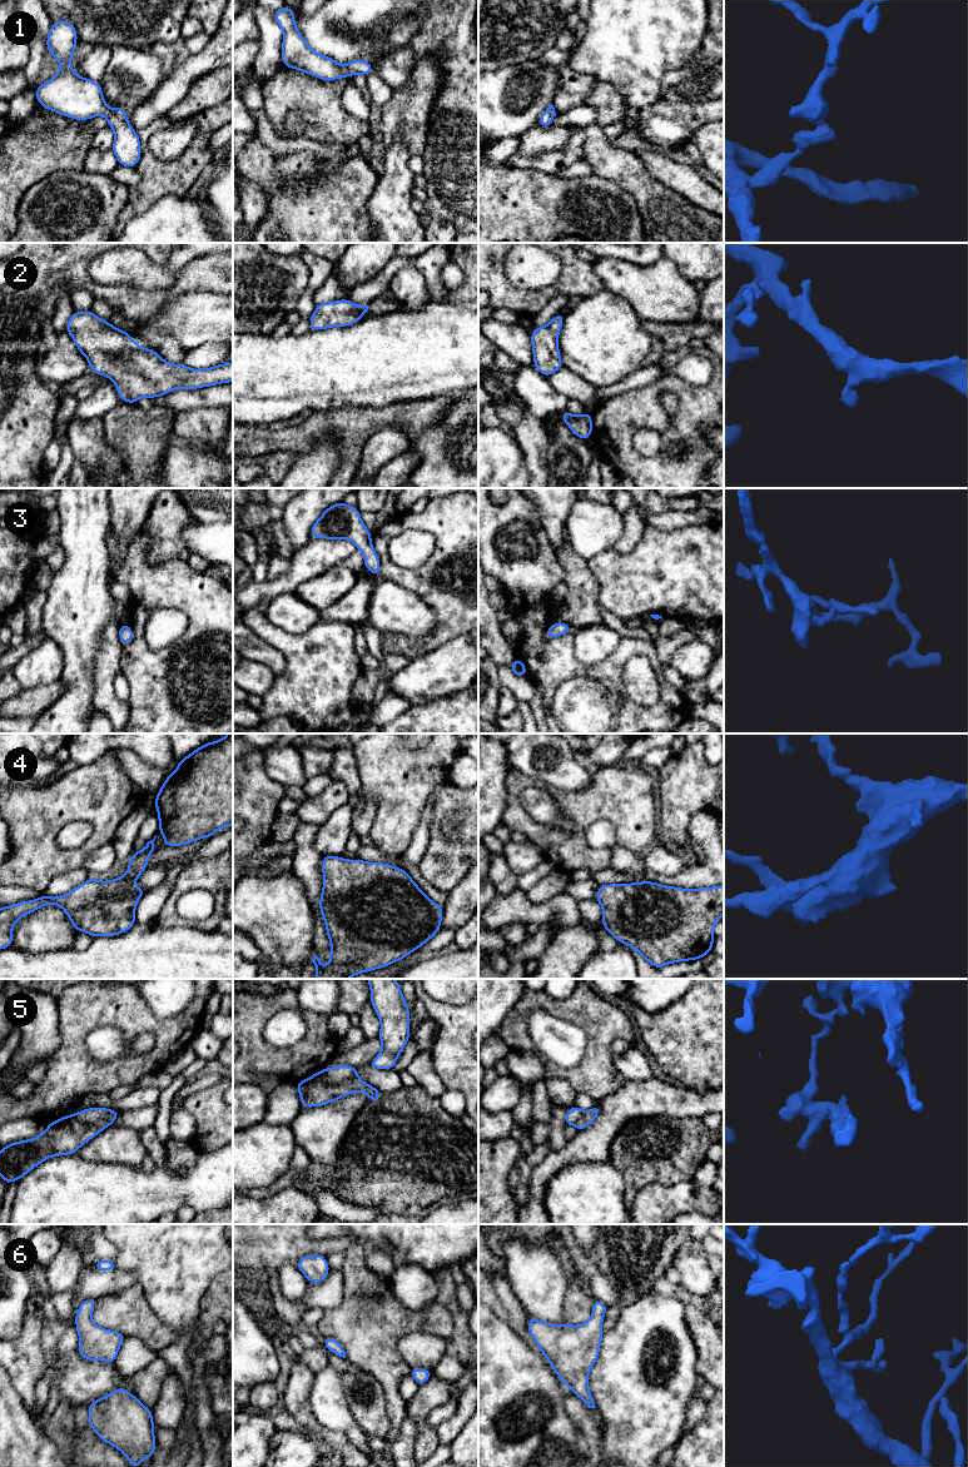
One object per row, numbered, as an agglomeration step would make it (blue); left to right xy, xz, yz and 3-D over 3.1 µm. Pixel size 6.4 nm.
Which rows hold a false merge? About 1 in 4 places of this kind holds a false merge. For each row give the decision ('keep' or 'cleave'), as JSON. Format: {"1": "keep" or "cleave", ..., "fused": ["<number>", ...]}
{"1": "keep", "2": "keep", "3": "keep", "4": "keep", "5": "cleave", "6": "keep", "fused": ["5"]}

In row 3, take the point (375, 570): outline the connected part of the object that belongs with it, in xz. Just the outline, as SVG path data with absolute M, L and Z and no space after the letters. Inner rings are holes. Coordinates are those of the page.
M337 502L329 506L314 522L309 536L312 539L352 541L363 553L364 568L378 576L381 573L379 557L371 543L372 533L363 524L359 513L357 507Z

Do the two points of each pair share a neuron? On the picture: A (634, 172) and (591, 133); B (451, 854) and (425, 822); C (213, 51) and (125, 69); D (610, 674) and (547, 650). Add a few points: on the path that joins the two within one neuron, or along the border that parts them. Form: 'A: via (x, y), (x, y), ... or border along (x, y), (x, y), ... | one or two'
A: via (623, 167), (600, 144) | one
B: border along (431, 795), (413, 833), (411, 844), (406, 849) | two
C: border along (167, 74), (148, 98) | two
D: via (595, 672), (562, 665) | one

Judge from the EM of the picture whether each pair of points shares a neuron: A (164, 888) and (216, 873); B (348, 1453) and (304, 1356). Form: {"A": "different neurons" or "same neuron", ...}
{"A": "different neurons", "B": "different neurons"}

